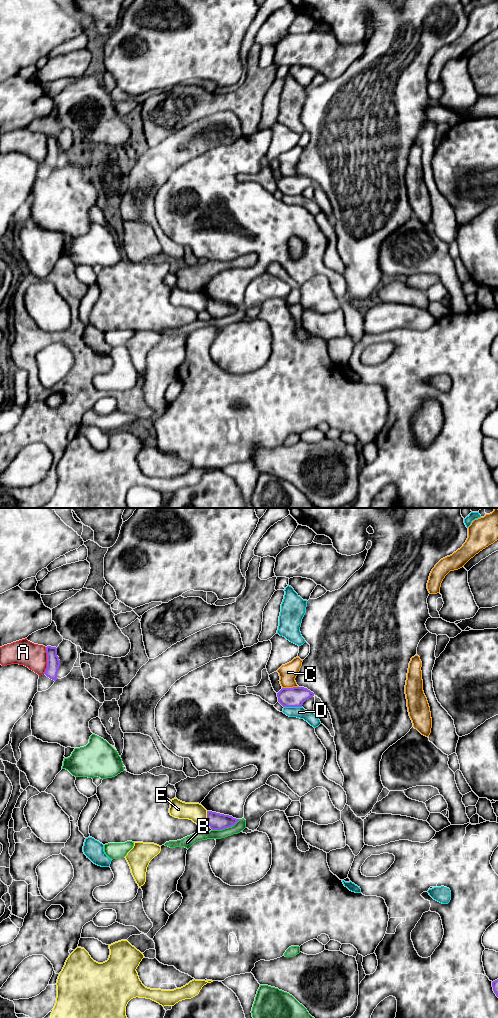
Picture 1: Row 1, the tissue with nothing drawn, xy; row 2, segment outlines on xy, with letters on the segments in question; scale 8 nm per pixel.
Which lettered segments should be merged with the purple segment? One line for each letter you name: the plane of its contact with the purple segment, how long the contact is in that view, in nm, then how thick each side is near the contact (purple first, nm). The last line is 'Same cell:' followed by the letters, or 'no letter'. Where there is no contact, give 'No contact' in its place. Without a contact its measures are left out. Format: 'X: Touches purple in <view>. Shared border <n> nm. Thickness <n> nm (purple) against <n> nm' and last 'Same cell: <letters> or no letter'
Same cell: no letter

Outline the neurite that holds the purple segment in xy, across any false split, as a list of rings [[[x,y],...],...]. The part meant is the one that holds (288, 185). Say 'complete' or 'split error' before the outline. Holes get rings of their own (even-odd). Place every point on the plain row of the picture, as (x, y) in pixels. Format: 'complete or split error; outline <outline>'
complete; outline [[[304,175],[282,176],[278,181],[278,190],[283,195],[302,195],[314,181]]]

